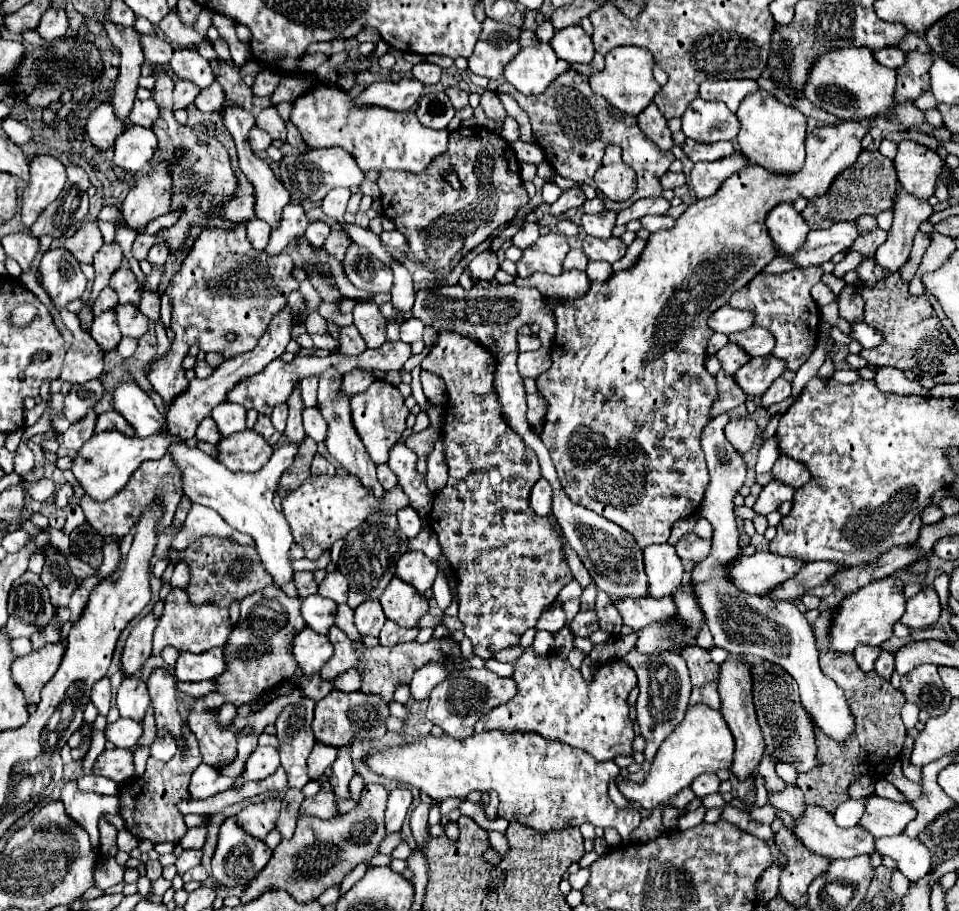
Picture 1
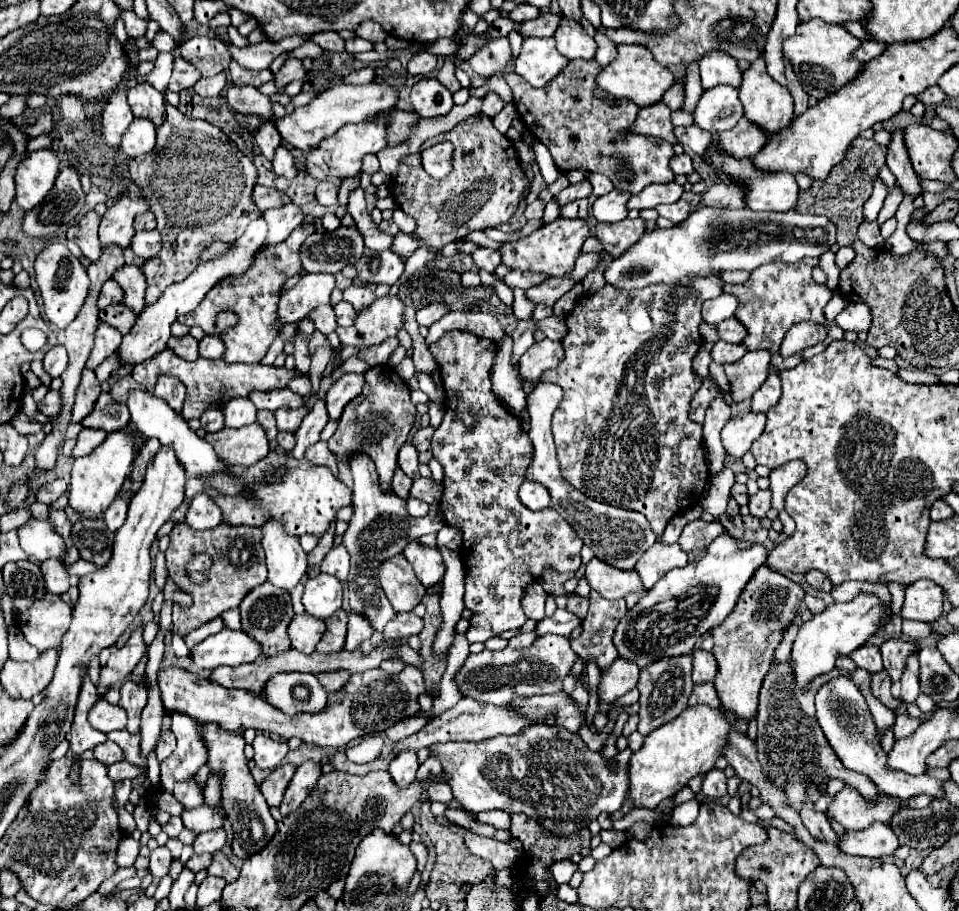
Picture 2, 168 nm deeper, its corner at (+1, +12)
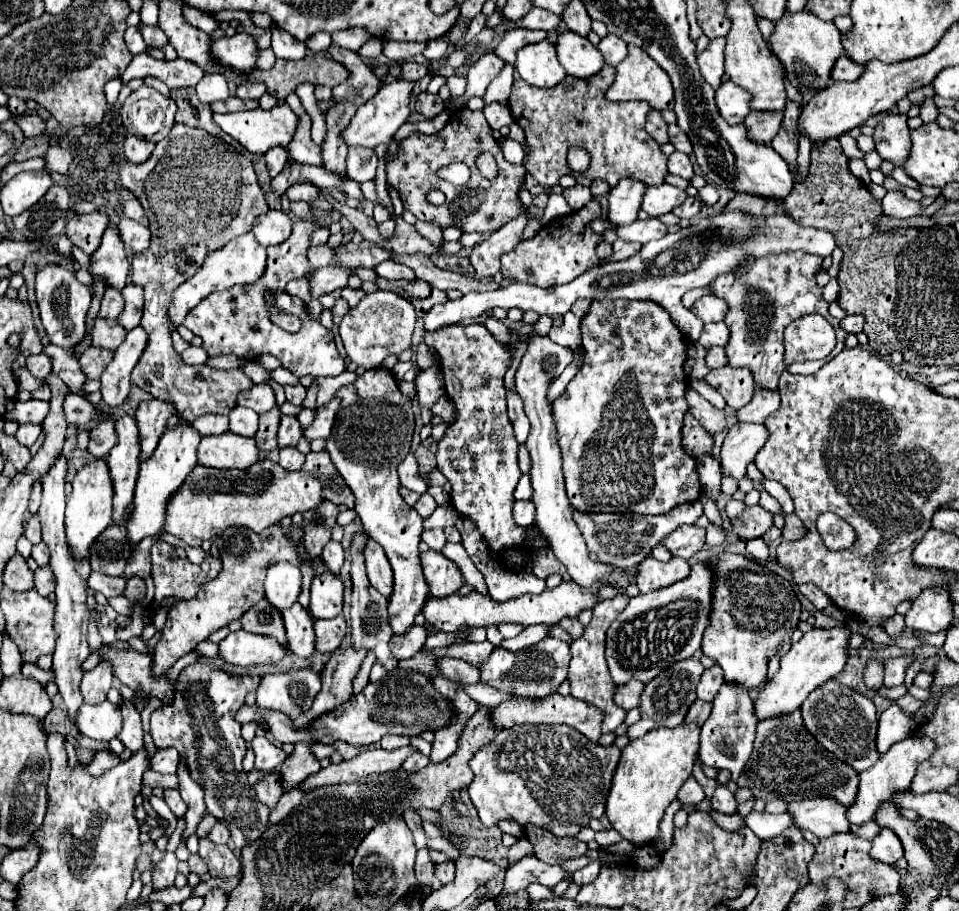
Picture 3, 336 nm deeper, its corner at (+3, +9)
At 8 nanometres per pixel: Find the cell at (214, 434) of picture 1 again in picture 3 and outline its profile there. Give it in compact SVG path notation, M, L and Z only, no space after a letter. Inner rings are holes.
M200 415L200 419L196 419L192 423L192 427L202 435L220 435L228 431L228 417L220 417L220 415Z

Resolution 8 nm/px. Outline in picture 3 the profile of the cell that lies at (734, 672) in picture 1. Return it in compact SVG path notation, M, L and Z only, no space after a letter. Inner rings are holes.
M732 553L720 555L714 561L714 567L716 567L716 591L712 601L710 627L704 631L702 639L702 653L722 667L726 683L740 683L740 687L748 687L750 691L764 685L766 663L776 655L780 645L790 641L790 635L798 625L800 601L786 579L758 565L756 561L746 559L744 555L732 555Z

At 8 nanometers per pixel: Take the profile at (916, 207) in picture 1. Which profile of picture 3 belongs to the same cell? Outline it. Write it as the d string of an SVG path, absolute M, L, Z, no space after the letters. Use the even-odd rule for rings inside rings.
M886 115L874 129L874 141L882 159L902 167L908 161L912 149L906 115Z

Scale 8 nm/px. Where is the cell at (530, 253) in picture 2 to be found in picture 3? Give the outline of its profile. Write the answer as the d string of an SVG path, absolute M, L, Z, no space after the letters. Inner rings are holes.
M590 201L580 211L550 221L532 239L518 243L510 253L502 255L502 275L512 277L518 283L530 283L536 287L554 287L574 281L578 275L600 263L596 255L600 235L596 235L588 225L590 219L600 215L600 205L596 201Z

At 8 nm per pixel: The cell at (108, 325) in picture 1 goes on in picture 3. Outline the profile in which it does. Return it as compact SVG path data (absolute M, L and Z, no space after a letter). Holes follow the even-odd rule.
M90 345L78 361L80 361L82 371L86 373L88 379L98 379L102 375L104 367L112 361L112 355L114 355L114 351L108 351L108 349Z

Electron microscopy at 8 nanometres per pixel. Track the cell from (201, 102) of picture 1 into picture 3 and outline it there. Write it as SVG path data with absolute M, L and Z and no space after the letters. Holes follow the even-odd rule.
M206 73L200 83L196 85L196 93L198 99L202 103L214 103L220 99L228 99L228 83L224 79L224 75L220 73Z

